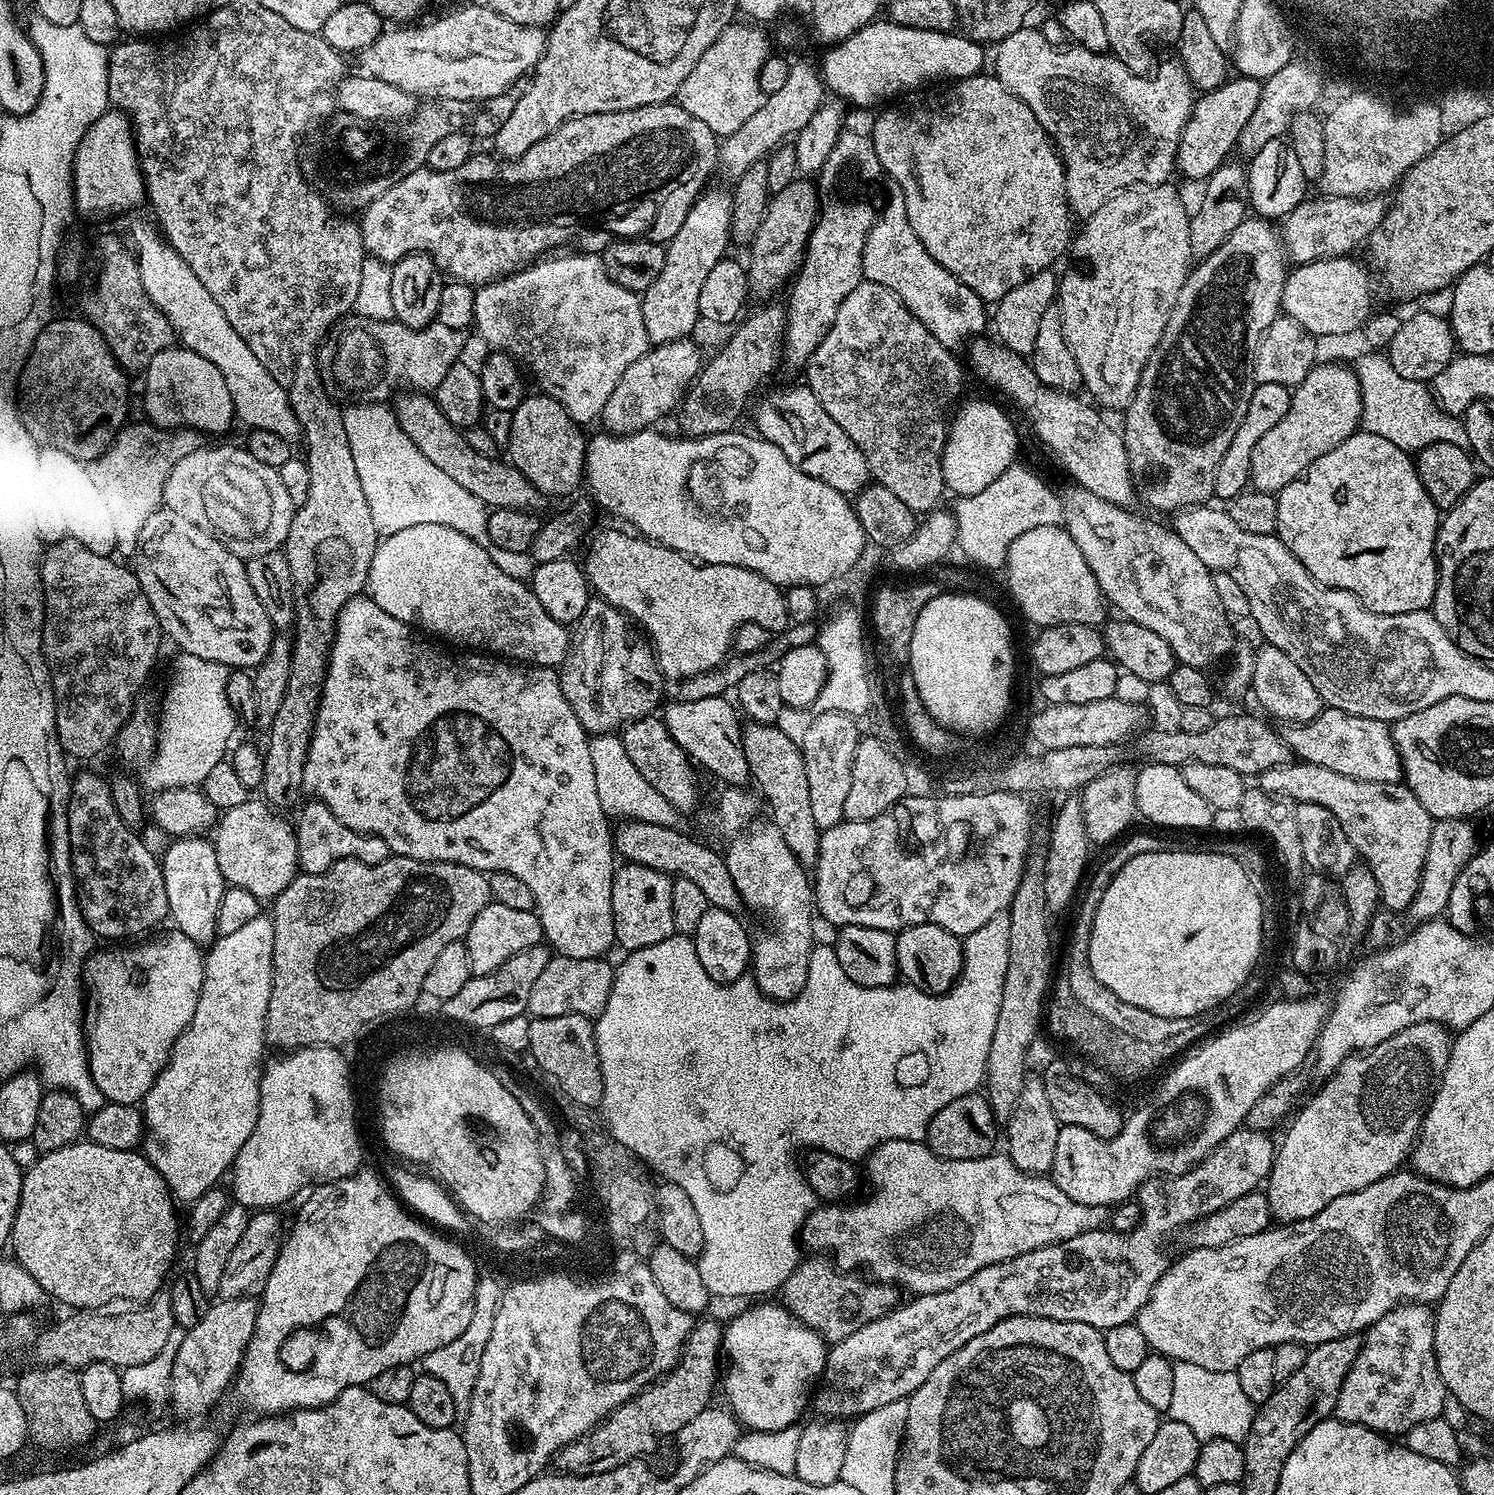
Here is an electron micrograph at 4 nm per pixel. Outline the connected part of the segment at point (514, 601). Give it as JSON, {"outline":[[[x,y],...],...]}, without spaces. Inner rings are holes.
{"outline":[[[419,524],[418,526],[410,526],[407,530],[398,530],[398,534],[385,536],[376,545],[376,553],[370,562],[367,595],[371,596],[374,602],[378,602],[378,606],[382,606],[382,610],[386,610],[386,614],[392,614],[394,618],[398,618],[403,624],[419,625],[418,623],[420,623],[426,631],[433,632],[436,636],[445,636],[446,639],[453,640],[456,644],[465,644],[468,647],[465,649],[479,650],[481,653],[491,654],[497,658],[511,658],[513,661],[523,662],[525,665],[538,668],[555,669],[563,664],[570,647],[569,629],[565,625],[554,622],[548,616],[542,615],[540,603],[538,598],[533,596],[531,587],[520,582],[513,582],[508,579],[506,574],[495,570],[476,572],[476,552],[478,552],[476,543],[470,538],[466,538],[466,534],[458,534],[458,530],[450,530],[450,526]]]}

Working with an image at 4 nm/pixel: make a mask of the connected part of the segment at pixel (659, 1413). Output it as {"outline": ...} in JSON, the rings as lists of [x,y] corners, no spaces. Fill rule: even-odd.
{"outline":[[[716,1320],[693,1323],[692,1333],[686,1338],[675,1368],[618,1406],[588,1435],[560,1449],[554,1457],[555,1471],[570,1476],[602,1474],[606,1470],[614,1470],[614,1466],[622,1466],[622,1462],[630,1462],[641,1454],[648,1454],[644,1452],[650,1451],[663,1436],[675,1437],[676,1432],[686,1426],[686,1422],[698,1418],[702,1410],[710,1407],[713,1403],[712,1391],[715,1388],[717,1391],[721,1372],[722,1324]]]}

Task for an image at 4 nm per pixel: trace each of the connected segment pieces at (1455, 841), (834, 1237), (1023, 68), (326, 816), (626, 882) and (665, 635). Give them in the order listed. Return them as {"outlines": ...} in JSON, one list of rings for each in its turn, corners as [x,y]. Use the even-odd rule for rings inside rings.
{"outlines":[[[[1471,819],[1463,820],[1438,820],[1432,825],[1432,833],[1430,834],[1430,846],[1426,850],[1426,862],[1422,866],[1422,878],[1420,879],[1420,889],[1418,894],[1408,907],[1407,919],[1412,919],[1413,925],[1423,924],[1425,920],[1435,920],[1447,909],[1450,902],[1450,890],[1454,890],[1454,882],[1458,878],[1458,874],[1462,872],[1466,866],[1466,862],[1470,860],[1472,855],[1478,851],[1478,843],[1476,844],[1476,828],[1472,825]]],[[[887,1140],[877,1146],[873,1152],[868,1153],[867,1164],[866,1180],[867,1183],[868,1180],[872,1183],[872,1193],[865,1200],[824,1202],[813,1208],[802,1229],[802,1244],[809,1253],[823,1254],[825,1257],[831,1258],[836,1267],[841,1270],[863,1270],[871,1279],[881,1284],[891,1284],[897,1289],[905,1288],[906,1291],[912,1292],[908,1294],[925,1296],[942,1290],[950,1290],[950,1286],[958,1286],[958,1282],[966,1282],[966,1278],[970,1278],[970,1274],[978,1274],[978,1270],[991,1264],[1001,1264],[1010,1258],[1018,1258],[1022,1254],[1033,1252],[1047,1244],[1057,1244],[1063,1240],[1078,1238],[1078,1234],[1103,1229],[1105,1227],[1104,1219],[1110,1214],[1108,1208],[1086,1206],[1082,1202],[1074,1202],[1074,1198],[1066,1198],[1066,1194],[1062,1194],[1062,1190],[1058,1190],[1058,1186],[1052,1183],[1051,1179],[1045,1178],[1043,1175],[1028,1175],[1019,1169],[1007,1154],[1001,1154],[1001,1156],[993,1154],[973,1160],[947,1160],[941,1156],[935,1156],[928,1149],[927,1143],[919,1140]]],[[[1031,26],[1019,28],[995,45],[994,74],[1010,94],[1034,110],[1034,118],[1038,118],[1064,160],[1068,207],[1072,209],[1073,217],[1087,218],[1102,210],[1111,196],[1117,196],[1125,188],[1167,184],[1173,179],[1182,132],[1192,114],[1194,89],[1179,62],[1164,64],[1161,68],[1159,65],[1148,75],[1131,72],[1111,54],[1091,52],[1079,46],[1068,47],[1072,48],[1055,48]]],[[[309,799],[308,805],[300,812],[300,821],[296,820],[294,827],[297,838],[297,858],[299,871],[306,876],[317,876],[329,872],[339,860],[357,860],[363,864],[378,864],[389,858],[388,847],[382,838],[366,836],[361,832],[350,830],[321,800]]],[[[625,863],[623,867],[617,867],[612,878],[612,913],[616,944],[629,953],[654,946],[676,932],[674,910],[670,910],[673,877],[650,866]]],[[[608,528],[596,537],[593,535],[587,541],[588,564],[583,565],[584,575],[588,578],[589,589],[599,599],[619,612],[625,612],[628,619],[644,633],[656,653],[656,665],[660,667],[665,681],[681,682],[718,667],[730,655],[734,634],[743,624],[757,624],[770,634],[779,634],[789,626],[784,592],[781,585],[770,582],[770,578],[762,578],[762,574],[746,570],[741,564],[730,566],[697,562],[665,544],[657,544],[655,540],[628,532]]]]}

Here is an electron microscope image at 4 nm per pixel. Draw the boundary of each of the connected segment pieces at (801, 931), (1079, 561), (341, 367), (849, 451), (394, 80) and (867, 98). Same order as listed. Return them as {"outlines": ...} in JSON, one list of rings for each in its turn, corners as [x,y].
{"outlines":[[[[753,819],[747,828],[733,835],[728,844],[728,852],[723,853],[726,870],[730,870],[730,878],[736,887],[736,894],[745,905],[757,908],[768,923],[768,936],[756,936],[752,946],[752,962],[750,975],[755,980],[763,996],[772,1000],[793,1000],[806,984],[808,959],[814,947],[812,940],[812,916],[814,920],[814,884],[809,871],[794,858],[790,846],[782,839],[778,826],[771,819]]],[[[1034,526],[1026,534],[1018,534],[1010,542],[1008,556],[1004,559],[1003,571],[1008,572],[1008,592],[1020,612],[1040,628],[1055,624],[1090,624],[1100,626],[1105,623],[1106,601],[1094,578],[1094,570],[1086,566],[1082,550],[1078,550],[1074,538],[1070,538],[1067,528],[1054,526]]],[[[349,314],[339,325],[336,336],[336,349],[332,352],[332,376],[340,388],[345,388],[350,395],[364,402],[388,402],[401,390],[419,390],[431,393],[446,378],[446,370],[454,366],[460,359],[460,351],[464,348],[464,332],[450,330],[450,326],[442,326],[435,322],[422,329],[410,329],[393,318],[375,320],[369,316]]],[[[807,386],[788,388],[784,393],[772,392],[764,396],[756,404],[756,428],[763,439],[770,441],[802,474],[810,474],[810,478],[818,478],[826,482],[826,486],[834,486],[834,490],[845,494],[855,494],[870,483],[868,463],[854,446],[854,442],[826,414],[826,410],[818,402],[818,398]]],[[[483,3],[472,4],[469,8],[460,8],[457,12],[452,12],[449,16],[440,16],[433,24],[424,24],[421,28],[412,28],[416,26],[392,26],[380,33],[380,37],[374,41],[368,48],[364,49],[362,59],[364,59],[363,71],[369,76],[378,78],[382,82],[390,82],[390,86],[398,86],[398,90],[406,90],[412,96],[423,98],[428,102],[439,102],[442,100],[471,100],[473,102],[483,102],[494,98],[498,94],[506,91],[515,80],[523,80],[535,68],[536,63],[542,58],[544,53],[544,42],[546,32],[544,28],[535,28],[526,26],[518,22],[510,22],[504,16],[499,16],[495,10],[485,6]]],[[[888,18],[877,19],[825,51],[828,53],[822,67],[824,87],[829,93],[837,92],[842,99],[860,108],[872,108],[875,104],[884,106],[905,94],[935,85],[932,84],[935,80],[955,82],[981,75],[985,71],[985,45],[967,35],[956,35],[914,30],[910,26],[894,24]]]]}

